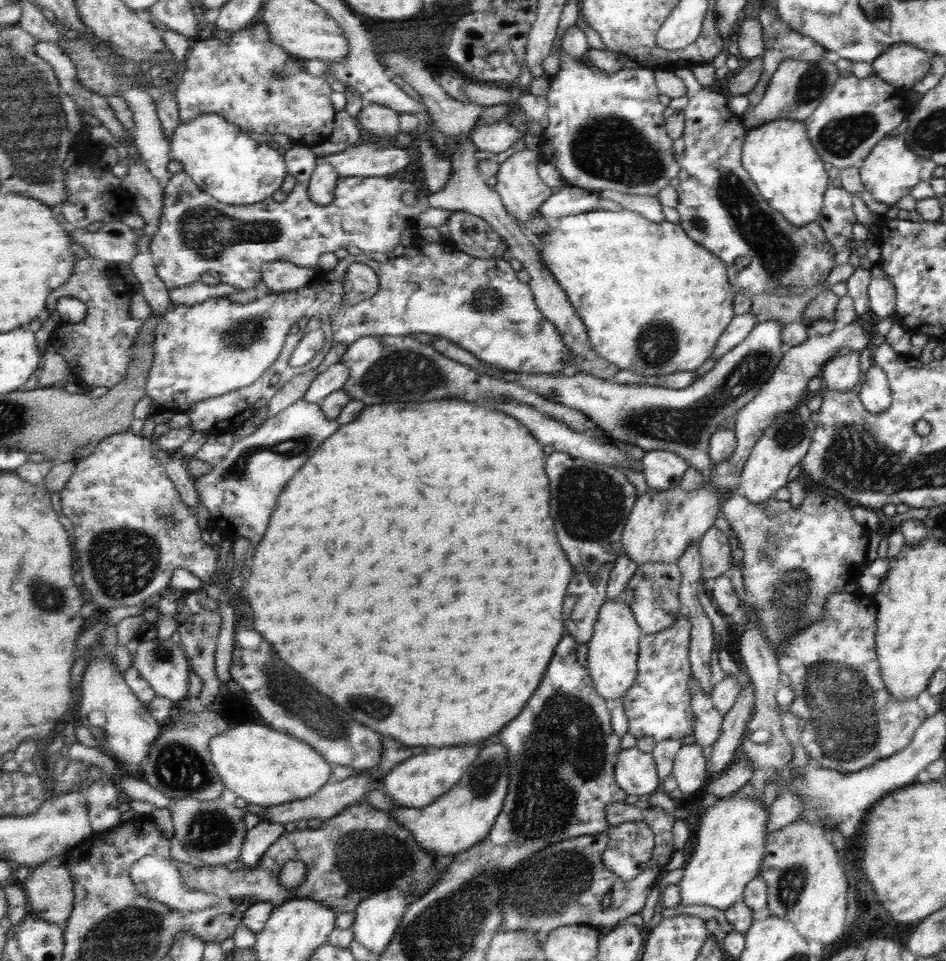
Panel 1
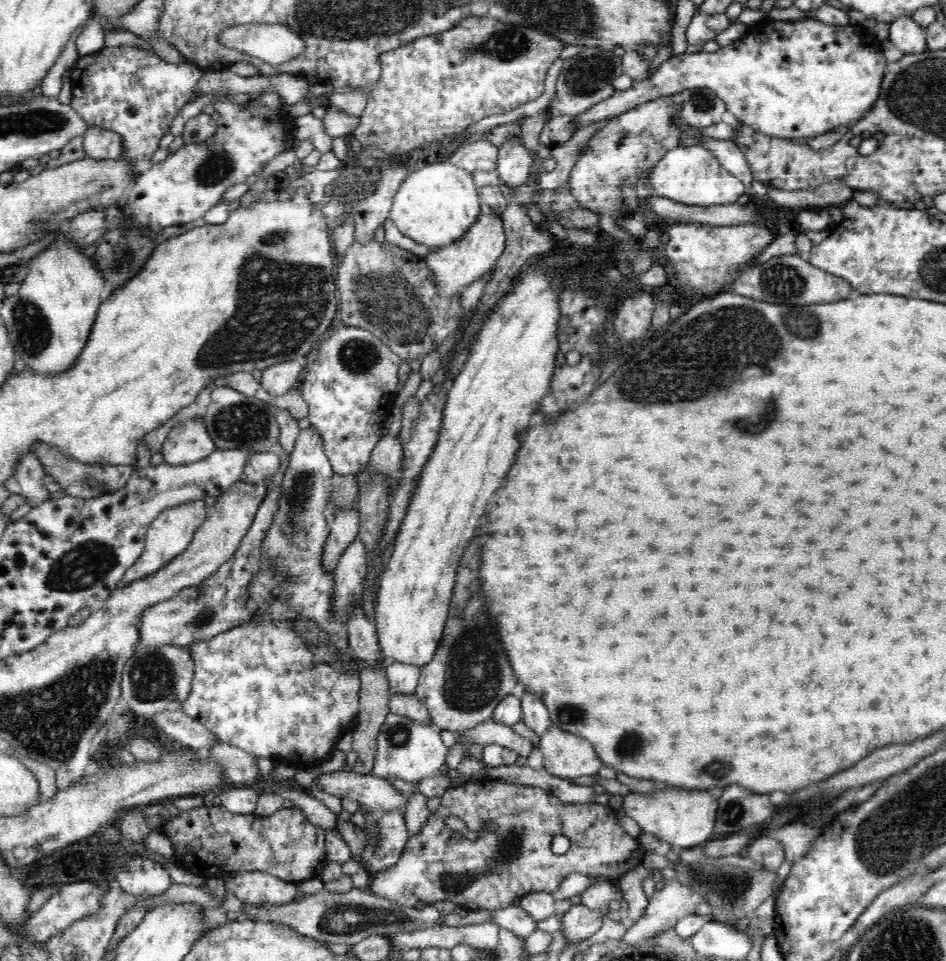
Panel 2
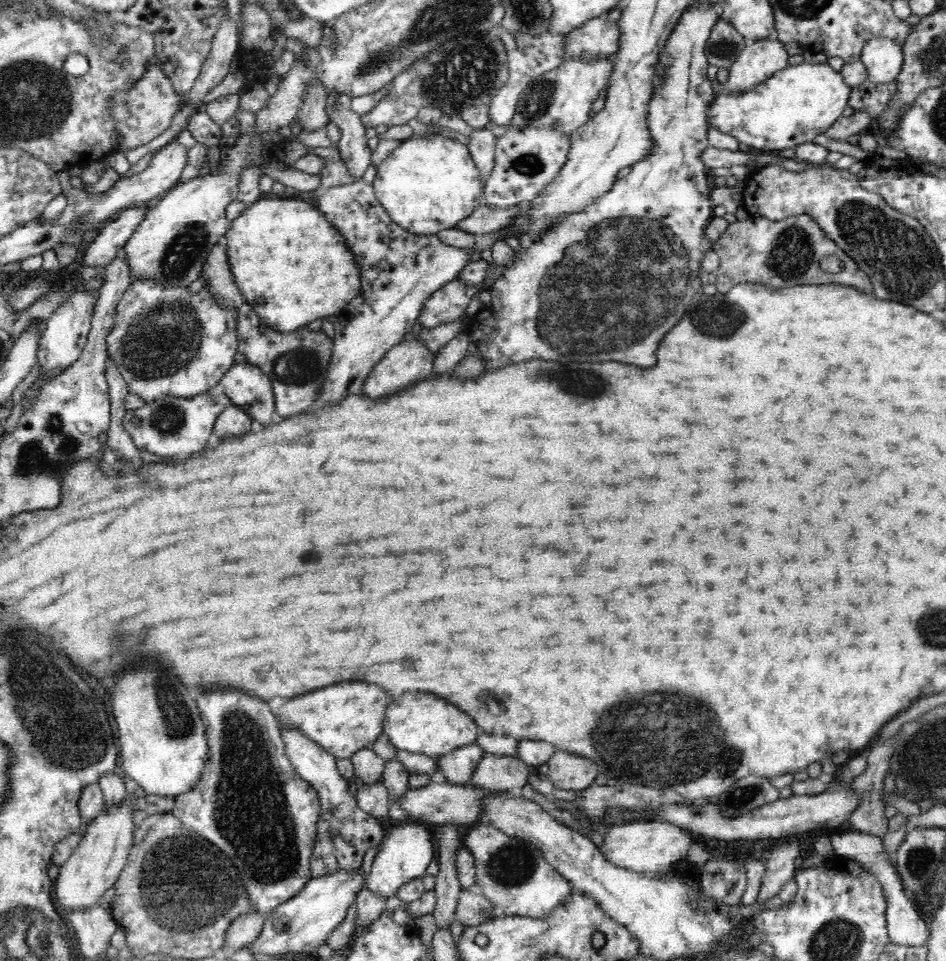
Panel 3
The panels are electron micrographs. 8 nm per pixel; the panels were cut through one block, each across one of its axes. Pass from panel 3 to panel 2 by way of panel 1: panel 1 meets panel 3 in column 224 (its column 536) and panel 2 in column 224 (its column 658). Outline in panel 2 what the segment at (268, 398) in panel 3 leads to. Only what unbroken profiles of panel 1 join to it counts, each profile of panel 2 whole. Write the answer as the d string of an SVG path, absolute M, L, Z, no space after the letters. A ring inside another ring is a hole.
M216 388L212 392L212 402L204 416L204 426L208 428L218 450L248 450L248 452L270 452L280 450L280 428L274 420L276 416L270 410L270 404L258 398L244 396L234 388Z

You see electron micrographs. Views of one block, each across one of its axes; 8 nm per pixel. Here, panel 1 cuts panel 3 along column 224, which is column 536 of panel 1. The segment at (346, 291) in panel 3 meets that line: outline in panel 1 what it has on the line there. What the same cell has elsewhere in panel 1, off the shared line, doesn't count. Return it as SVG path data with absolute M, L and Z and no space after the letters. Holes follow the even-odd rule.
M623 208L601 210L559 218L551 224L547 236L535 238L543 262L567 292L569 304L585 324L589 344L599 358L639 376L695 372L709 360L721 332L735 316L735 290L727 282L727 266L707 248L691 240L679 224L667 220L649 222Z

